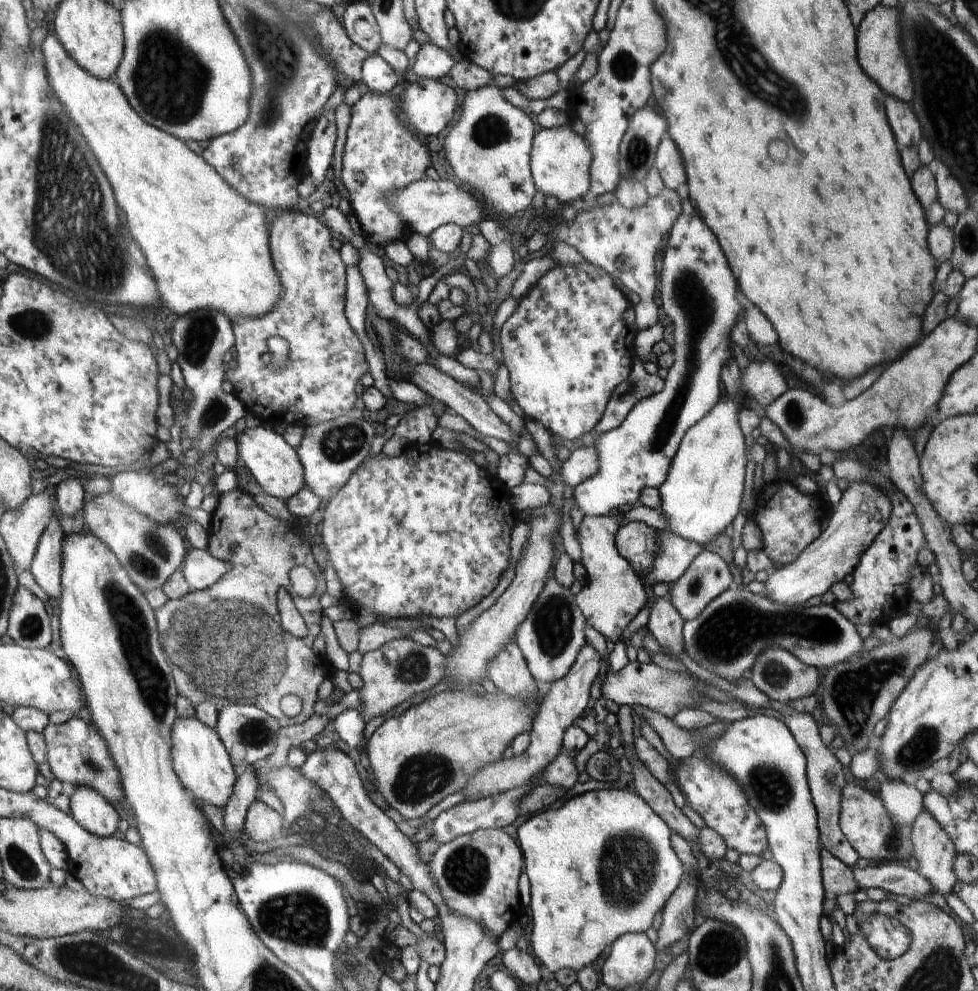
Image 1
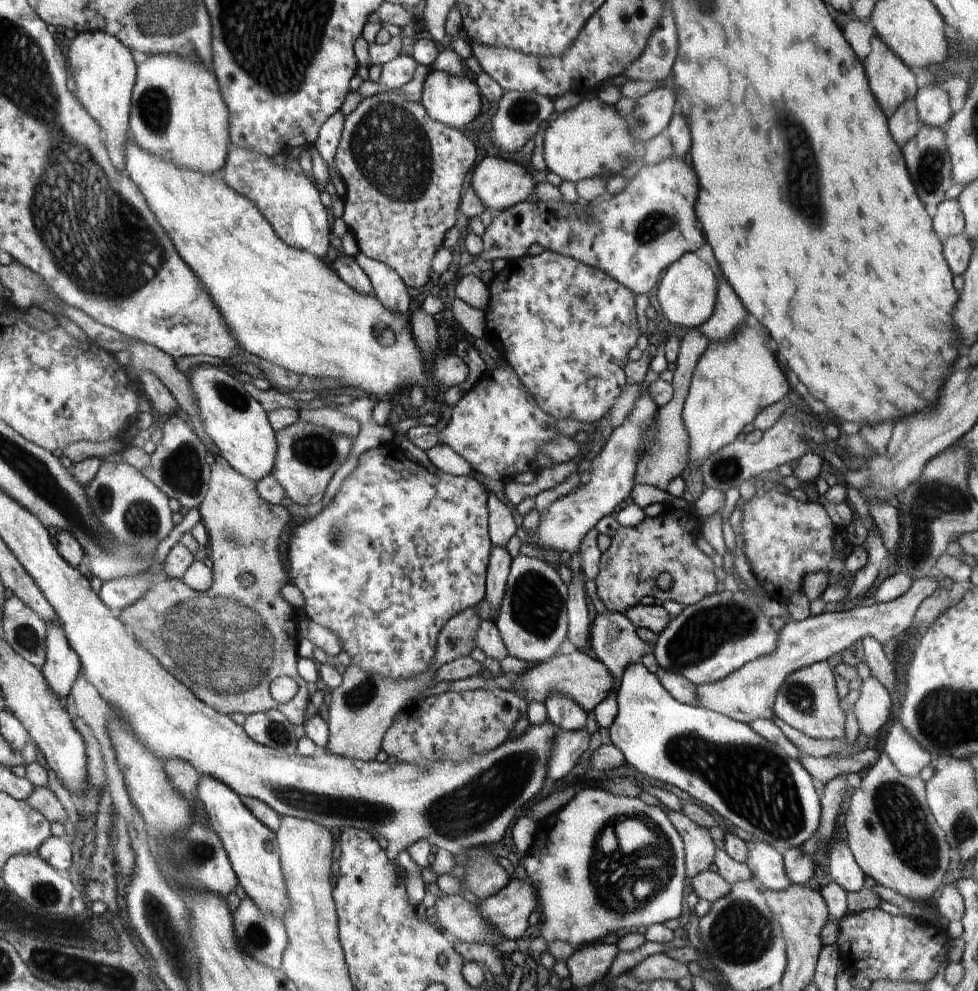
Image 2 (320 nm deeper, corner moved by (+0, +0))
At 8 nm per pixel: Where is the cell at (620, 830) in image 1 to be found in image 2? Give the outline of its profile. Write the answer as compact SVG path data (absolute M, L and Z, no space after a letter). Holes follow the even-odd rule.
M583 786L583 789L576 792L576 795L565 806L535 822L532 847L524 856L523 861L528 879L538 888L538 898L543 905L544 924L540 930L540 936L546 941L546 944L548 942L566 942L576 950L582 946L592 946L592 944L603 942L604 938L619 929L640 928L640 926L648 928L648 926L658 923L674 922L682 916L682 900L684 900L684 886L686 886L684 882L686 880L685 847L682 836L670 823L664 810L645 804L639 797L616 796L616 794L610 794L604 790Z

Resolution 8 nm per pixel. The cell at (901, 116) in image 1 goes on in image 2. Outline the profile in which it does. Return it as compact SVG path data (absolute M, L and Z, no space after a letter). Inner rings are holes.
M872 36L870 40L872 44L872 52L868 54L863 63L866 68L868 78L870 78L870 90L874 92L874 96L878 98L878 102L882 104L884 110L896 110L904 100L914 100L918 92L915 75L910 67L906 66L892 50L878 36Z

